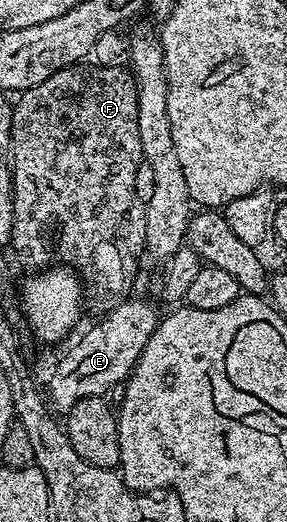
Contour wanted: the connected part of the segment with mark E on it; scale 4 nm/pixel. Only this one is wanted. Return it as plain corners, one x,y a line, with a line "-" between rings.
131,298
117,301
111,307
113,310
101,322
94,323
57,364
47,390
51,405
57,411
60,409
60,412
66,412
74,408
78,400
107,395
107,390
114,389
116,385
117,389
132,373
136,361
142,356
150,336
156,330
158,313
154,303
144,298

